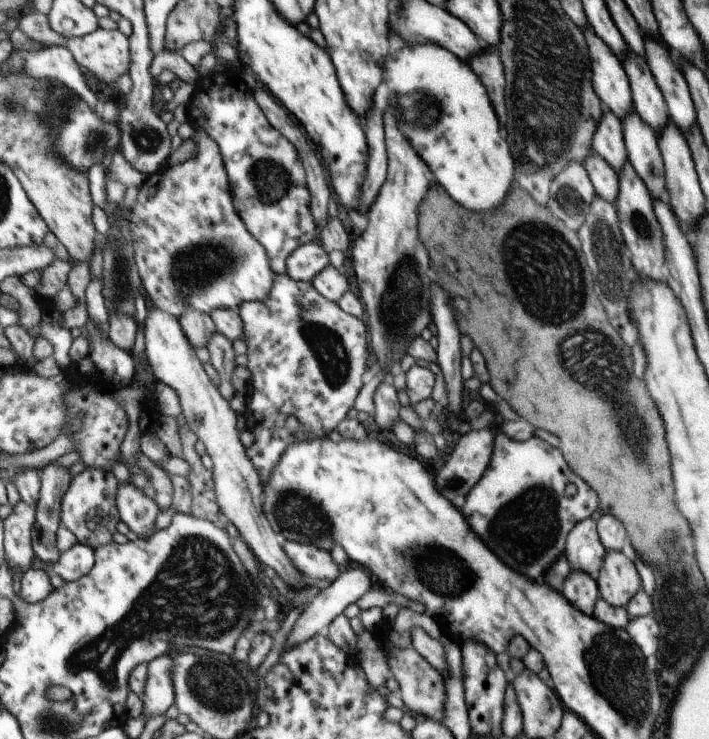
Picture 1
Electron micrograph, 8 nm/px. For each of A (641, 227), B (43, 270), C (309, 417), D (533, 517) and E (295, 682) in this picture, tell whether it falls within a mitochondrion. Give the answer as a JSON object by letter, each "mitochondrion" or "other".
{"A":"mitochondrion","B":"other","C":"other","D":"mitochondrion","E":"other"}

